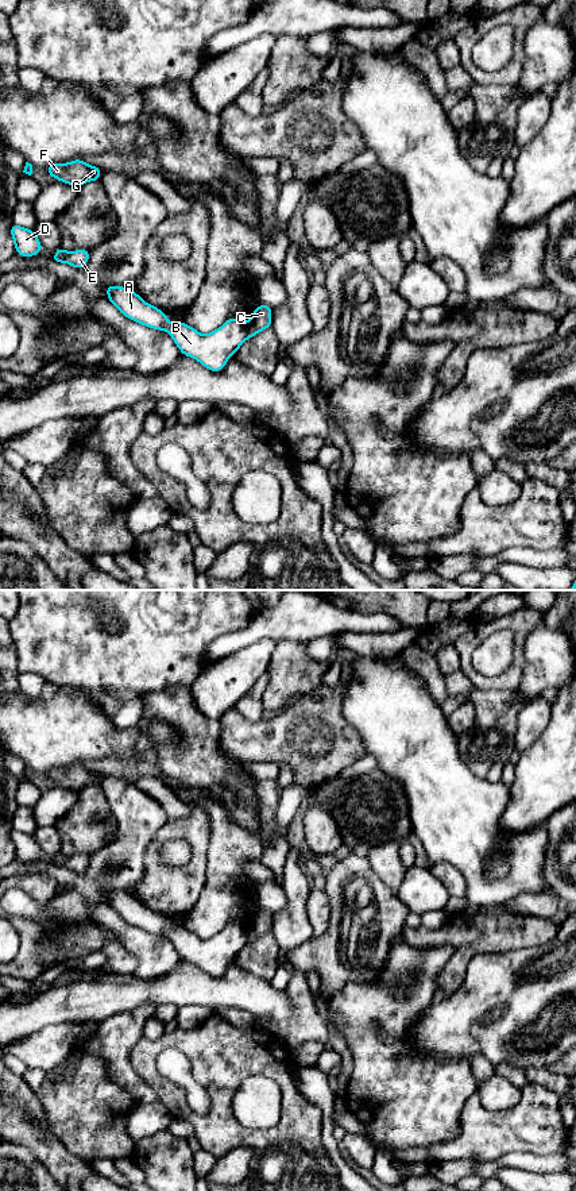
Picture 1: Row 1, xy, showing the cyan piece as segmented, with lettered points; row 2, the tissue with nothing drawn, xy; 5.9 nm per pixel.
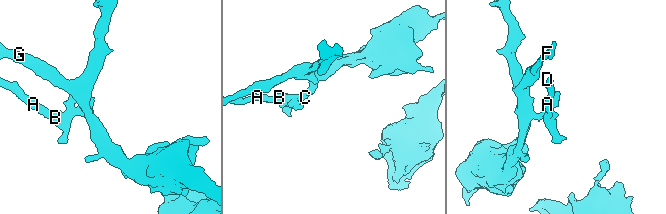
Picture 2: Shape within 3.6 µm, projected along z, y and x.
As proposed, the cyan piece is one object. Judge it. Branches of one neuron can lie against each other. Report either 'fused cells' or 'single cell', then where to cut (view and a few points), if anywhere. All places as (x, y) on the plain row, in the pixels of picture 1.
fused cells; cut xy (246, 929), (248, 941)

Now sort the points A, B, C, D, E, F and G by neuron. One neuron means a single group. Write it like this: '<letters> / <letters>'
A B D E / C F G

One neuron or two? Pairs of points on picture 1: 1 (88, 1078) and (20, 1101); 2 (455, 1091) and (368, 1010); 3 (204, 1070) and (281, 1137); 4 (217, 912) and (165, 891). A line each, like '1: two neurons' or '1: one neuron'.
1: two neurons
2: one neuron
3: one neuron
4: two neurons

